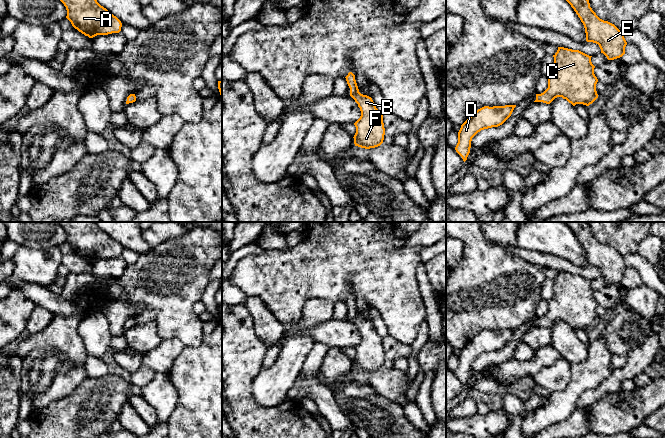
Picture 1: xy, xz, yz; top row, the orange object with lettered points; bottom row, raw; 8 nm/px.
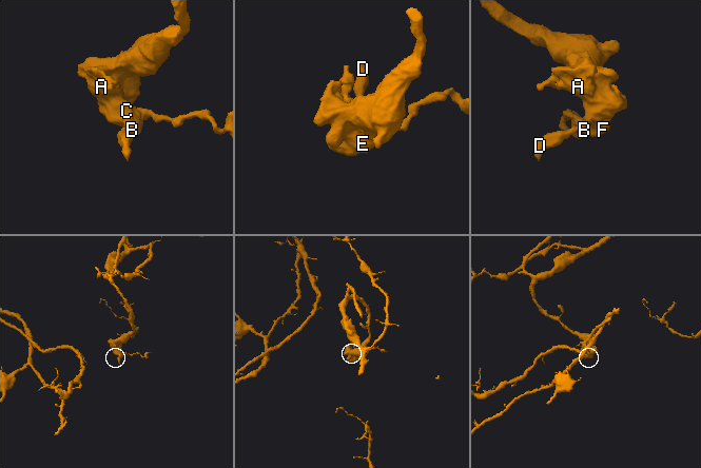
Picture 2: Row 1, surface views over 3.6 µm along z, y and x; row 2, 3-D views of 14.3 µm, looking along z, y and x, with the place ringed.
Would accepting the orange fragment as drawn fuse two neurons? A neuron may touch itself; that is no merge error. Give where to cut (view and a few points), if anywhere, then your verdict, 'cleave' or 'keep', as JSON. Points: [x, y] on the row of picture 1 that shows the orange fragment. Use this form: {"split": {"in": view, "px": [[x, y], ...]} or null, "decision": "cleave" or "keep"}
{"split": null, "decision": "keep"}

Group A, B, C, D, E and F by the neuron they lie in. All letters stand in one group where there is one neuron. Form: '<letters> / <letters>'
A B C D E F

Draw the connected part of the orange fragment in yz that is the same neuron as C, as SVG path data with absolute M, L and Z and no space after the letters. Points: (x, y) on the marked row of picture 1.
M558 47L554 57L554 72L548 78L548 88L536 94L534 102L550 104L555 98L562 97L573 106L589 106L597 98L597 77L591 57L579 50Z

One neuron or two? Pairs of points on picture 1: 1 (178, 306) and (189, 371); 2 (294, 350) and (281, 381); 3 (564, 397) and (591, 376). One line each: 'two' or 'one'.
1: two
2: one
3: one

